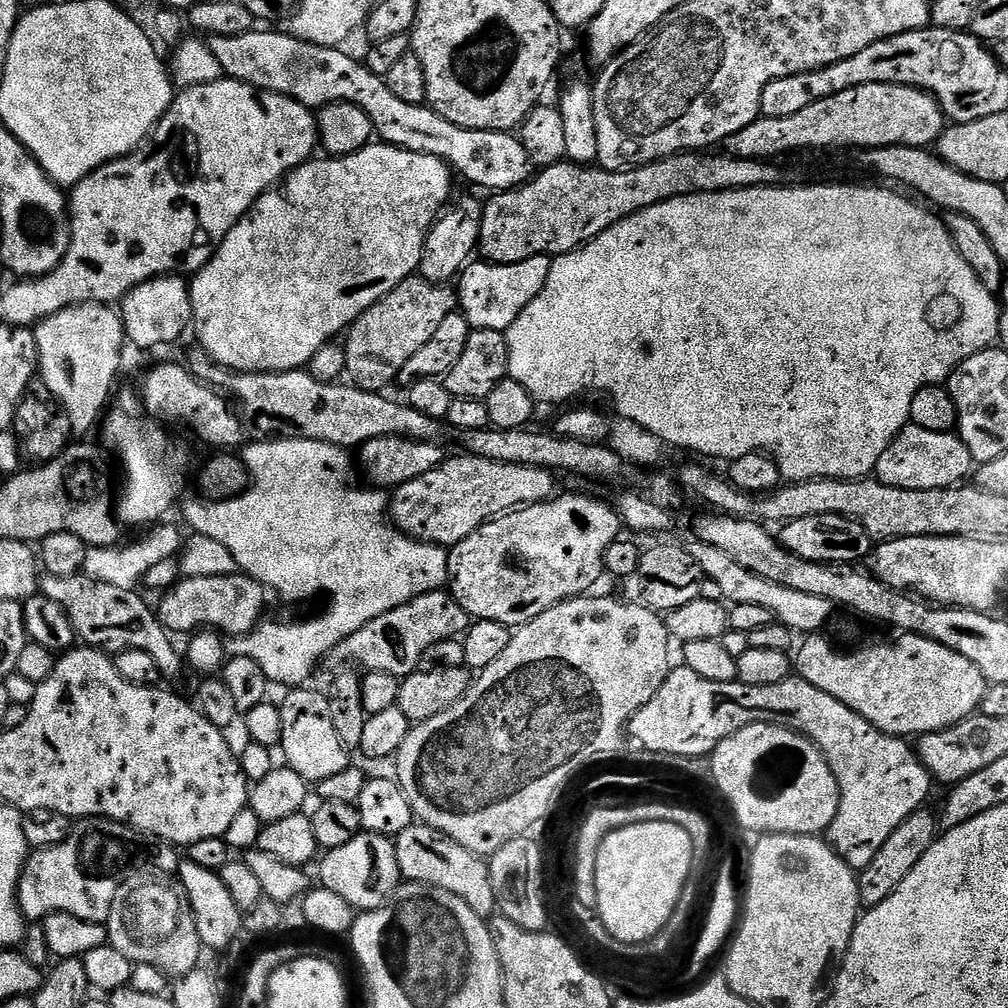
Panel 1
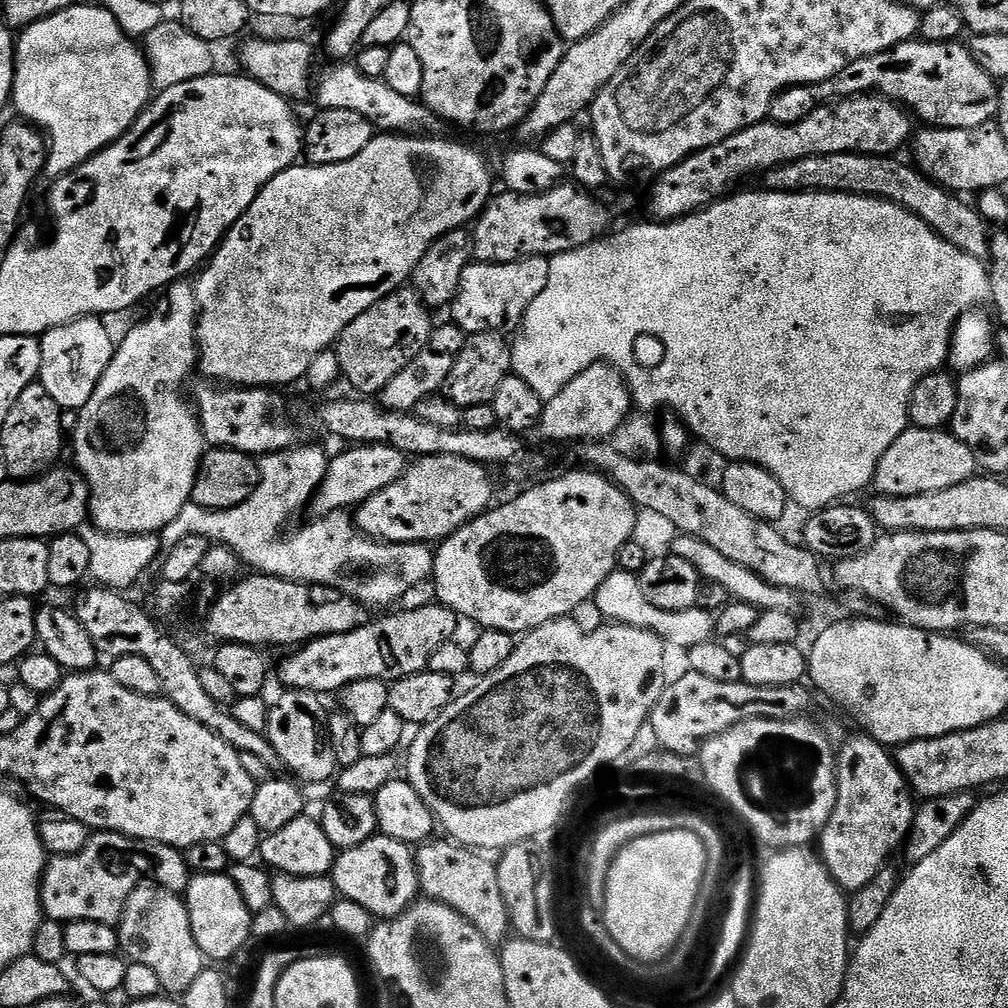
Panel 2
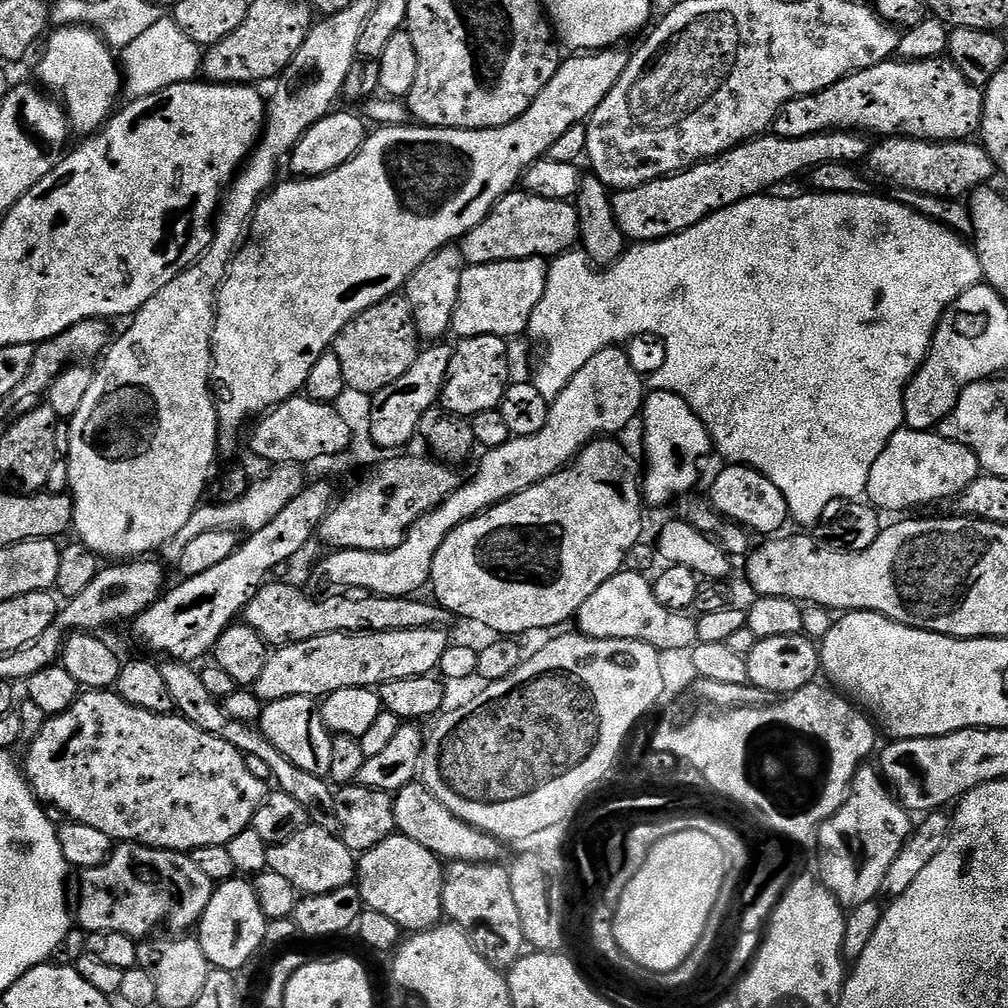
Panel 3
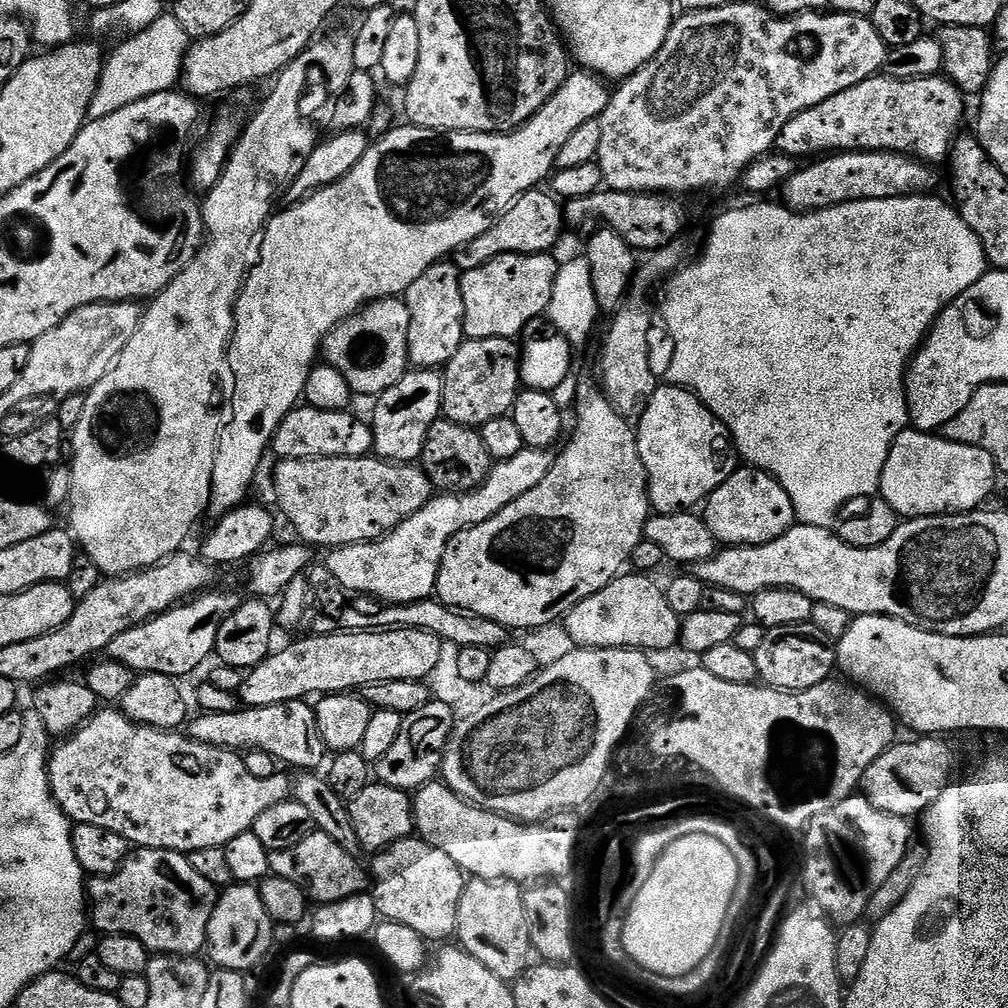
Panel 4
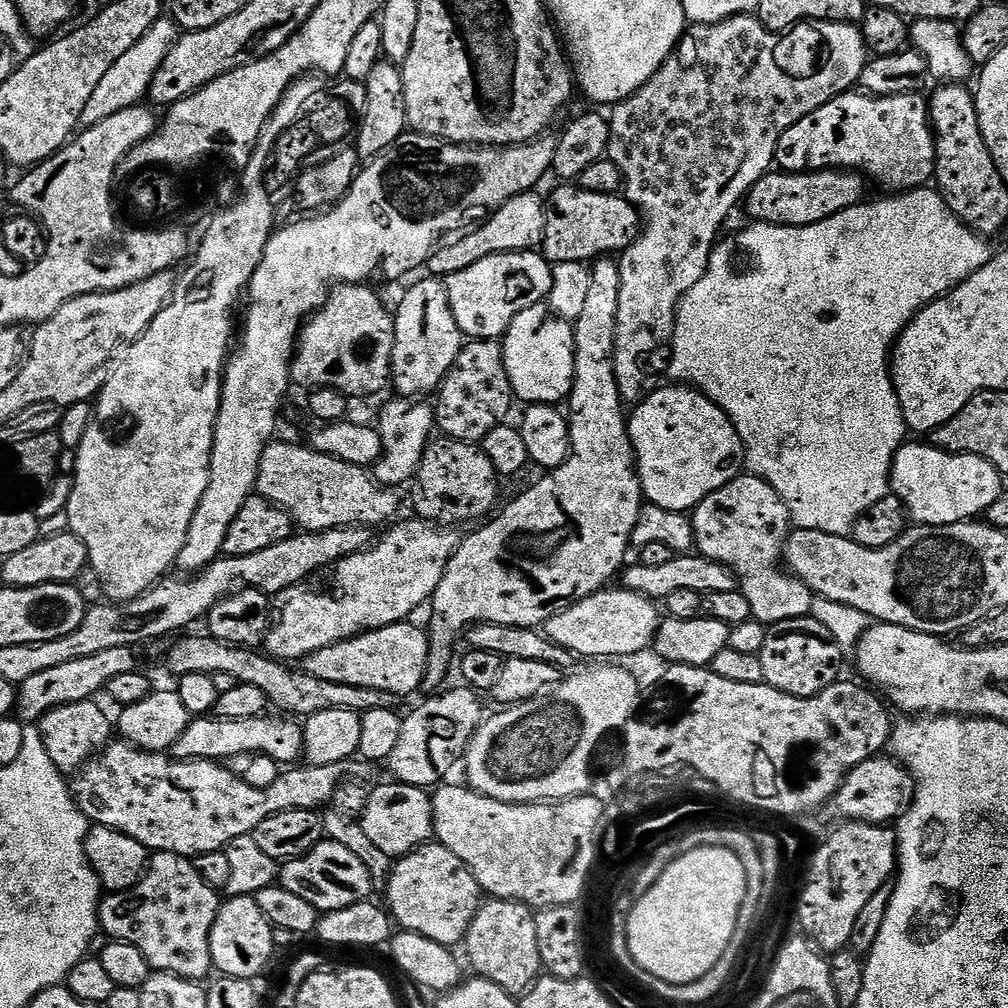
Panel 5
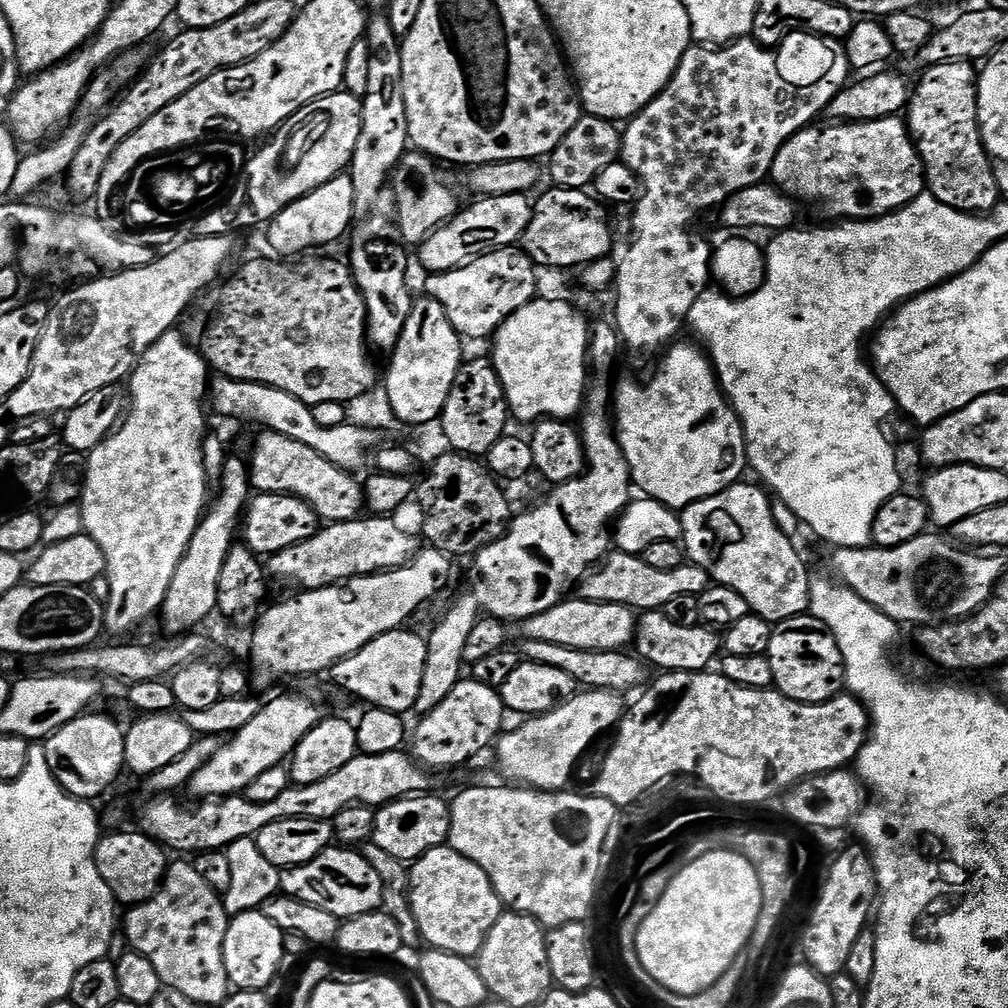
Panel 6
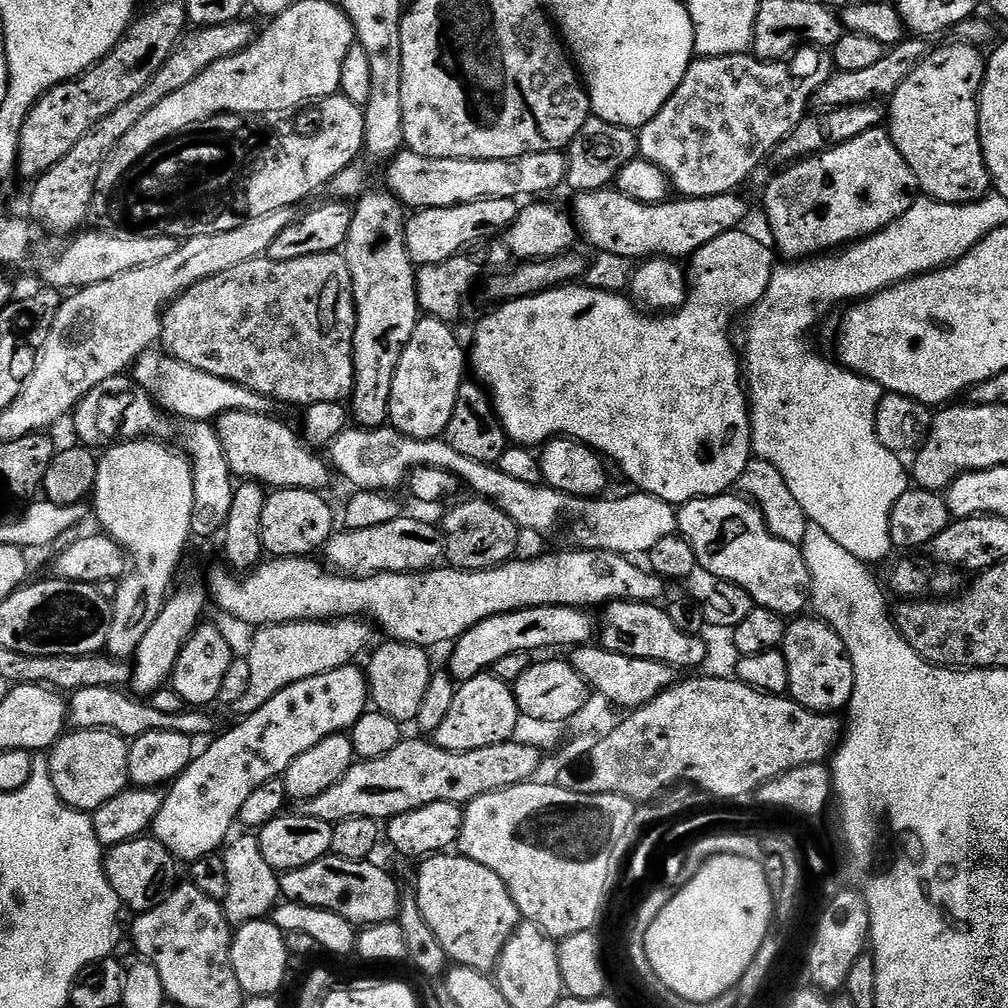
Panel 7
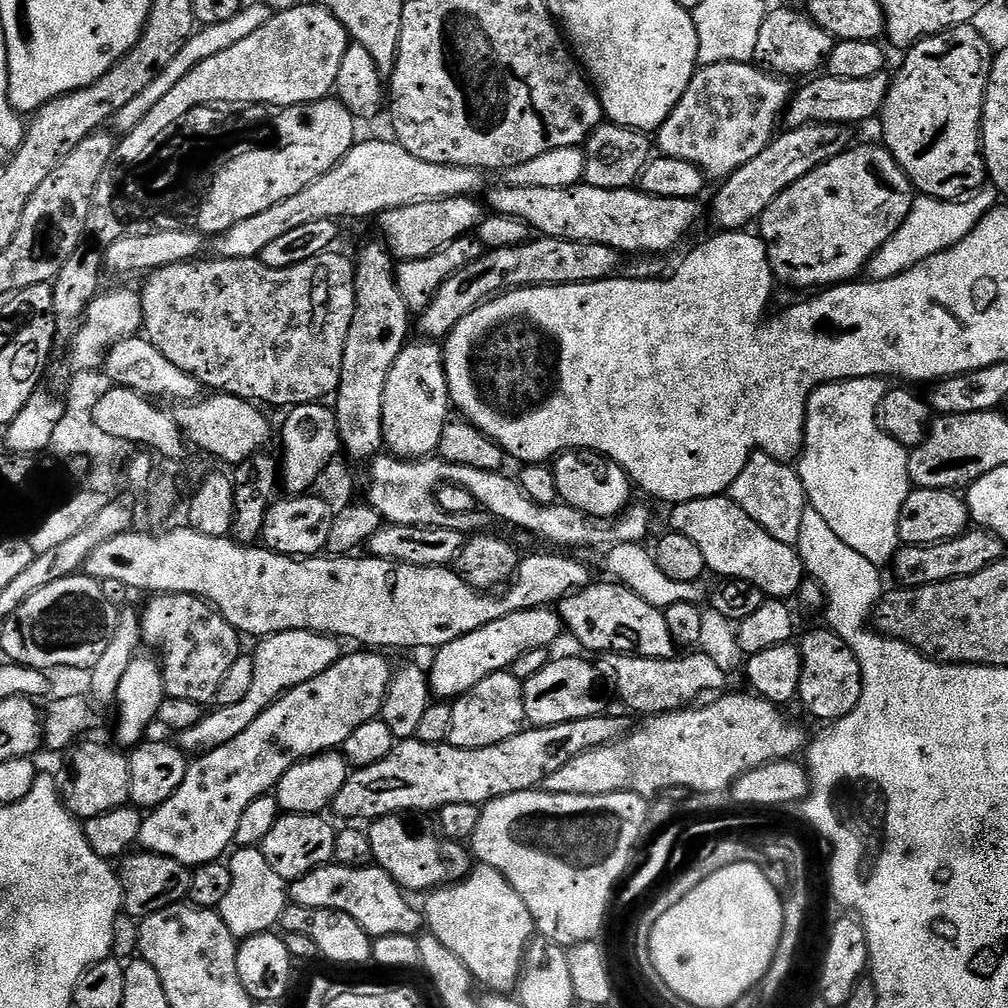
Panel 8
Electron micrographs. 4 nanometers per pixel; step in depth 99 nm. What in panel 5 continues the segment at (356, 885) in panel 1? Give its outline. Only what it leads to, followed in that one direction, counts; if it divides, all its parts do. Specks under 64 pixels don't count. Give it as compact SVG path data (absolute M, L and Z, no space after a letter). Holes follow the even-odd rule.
M429 842L393 863L392 872L388 875L386 899L387 911L403 931L422 934L422 938L430 938L430 942L456 946L459 940L461 943L467 937L468 927L474 922L482 903L482 893L474 874L470 874L458 854L450 854L450 850L446 850L438 842Z

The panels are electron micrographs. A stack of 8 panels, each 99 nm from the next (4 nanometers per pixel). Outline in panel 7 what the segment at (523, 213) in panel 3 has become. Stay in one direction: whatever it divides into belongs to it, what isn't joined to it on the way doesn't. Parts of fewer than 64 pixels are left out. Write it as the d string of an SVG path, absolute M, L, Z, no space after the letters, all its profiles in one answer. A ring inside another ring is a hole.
M486 198L478 202L466 202L449 208L421 208L411 213L404 237L412 263L437 264L461 255L471 244L499 237L514 222L521 205L510 198Z

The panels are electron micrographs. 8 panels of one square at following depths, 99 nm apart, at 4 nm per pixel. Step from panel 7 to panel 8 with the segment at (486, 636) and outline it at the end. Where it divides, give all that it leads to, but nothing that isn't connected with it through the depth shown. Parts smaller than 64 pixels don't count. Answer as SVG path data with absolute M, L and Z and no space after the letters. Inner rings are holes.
M545 606L511 612L506 614L506 618L498 618L470 634L462 634L462 638L454 638L454 642L446 642L446 646L435 649L432 668L427 669L428 685L432 687L433 697L444 702L455 700L474 690L482 678L511 669L512 663L522 658L522 654L539 648L551 649L560 632L562 621L559 611Z

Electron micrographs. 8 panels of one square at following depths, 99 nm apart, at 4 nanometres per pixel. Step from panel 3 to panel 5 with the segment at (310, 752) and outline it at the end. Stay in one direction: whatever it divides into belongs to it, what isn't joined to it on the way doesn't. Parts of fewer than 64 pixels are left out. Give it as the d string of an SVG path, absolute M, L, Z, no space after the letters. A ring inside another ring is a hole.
M205 714L192 719L190 726L182 733L182 738L170 749L178 760L215 760L232 762L235 756L251 757L253 754L269 756L281 766L292 766L304 754L304 729L295 719L277 718L275 715L261 714L254 718L223 720L215 714Z

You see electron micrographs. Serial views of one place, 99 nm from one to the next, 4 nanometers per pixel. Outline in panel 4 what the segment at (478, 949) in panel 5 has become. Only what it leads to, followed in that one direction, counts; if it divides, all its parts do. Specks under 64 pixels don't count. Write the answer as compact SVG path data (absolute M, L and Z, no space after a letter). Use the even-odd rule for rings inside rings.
M469 879L458 902L458 922L454 933L459 947L469 952L490 974L498 974L506 982L514 982L530 967L528 955L534 949L530 926L526 922L525 889L514 880Z

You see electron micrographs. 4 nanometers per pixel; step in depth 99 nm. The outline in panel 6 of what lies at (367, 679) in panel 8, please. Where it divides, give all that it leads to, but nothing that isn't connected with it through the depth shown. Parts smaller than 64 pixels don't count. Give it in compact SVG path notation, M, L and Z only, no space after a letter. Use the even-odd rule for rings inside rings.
M303 694L296 696L276 696L269 704L265 703L254 714L253 720L242 730L235 732L221 743L218 754L190 778L187 795L197 796L197 801L203 802L213 798L239 796L244 793L246 786L260 777L265 770L274 770L274 766L284 764L291 757L292 751L318 726L322 719L321 705L315 700L309 700Z

